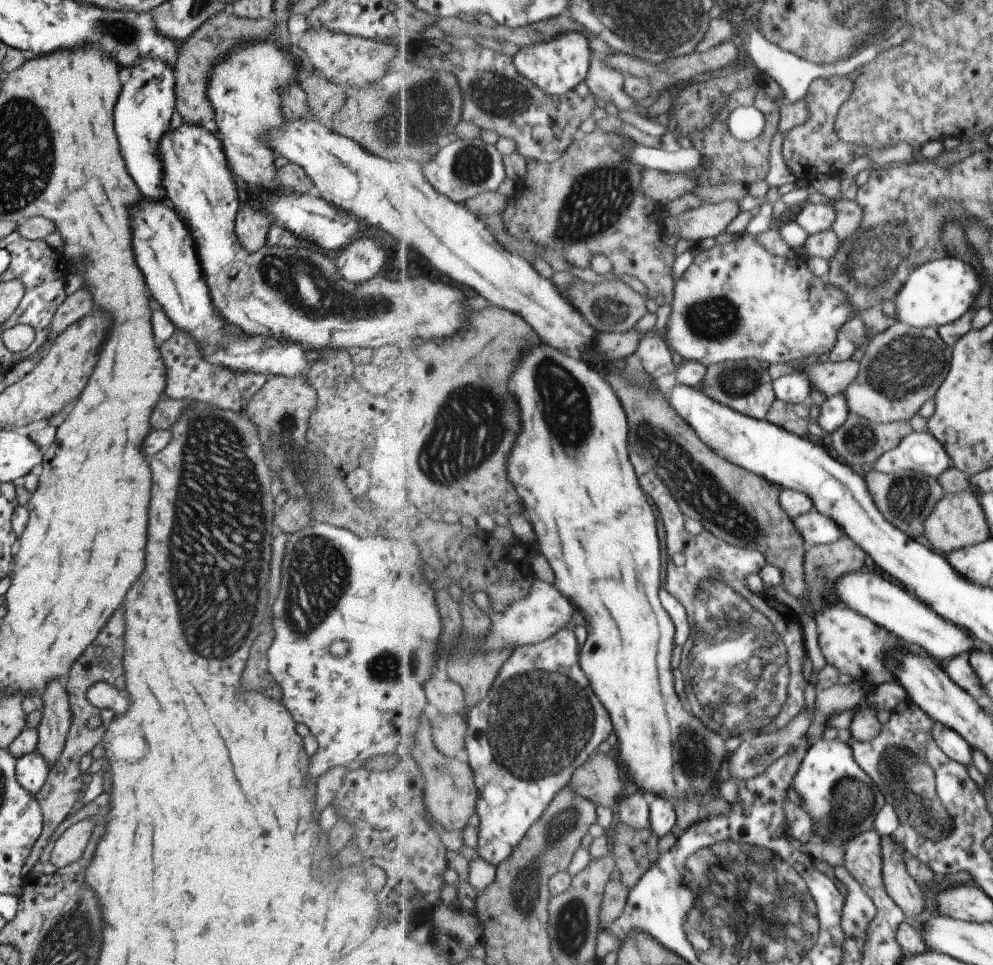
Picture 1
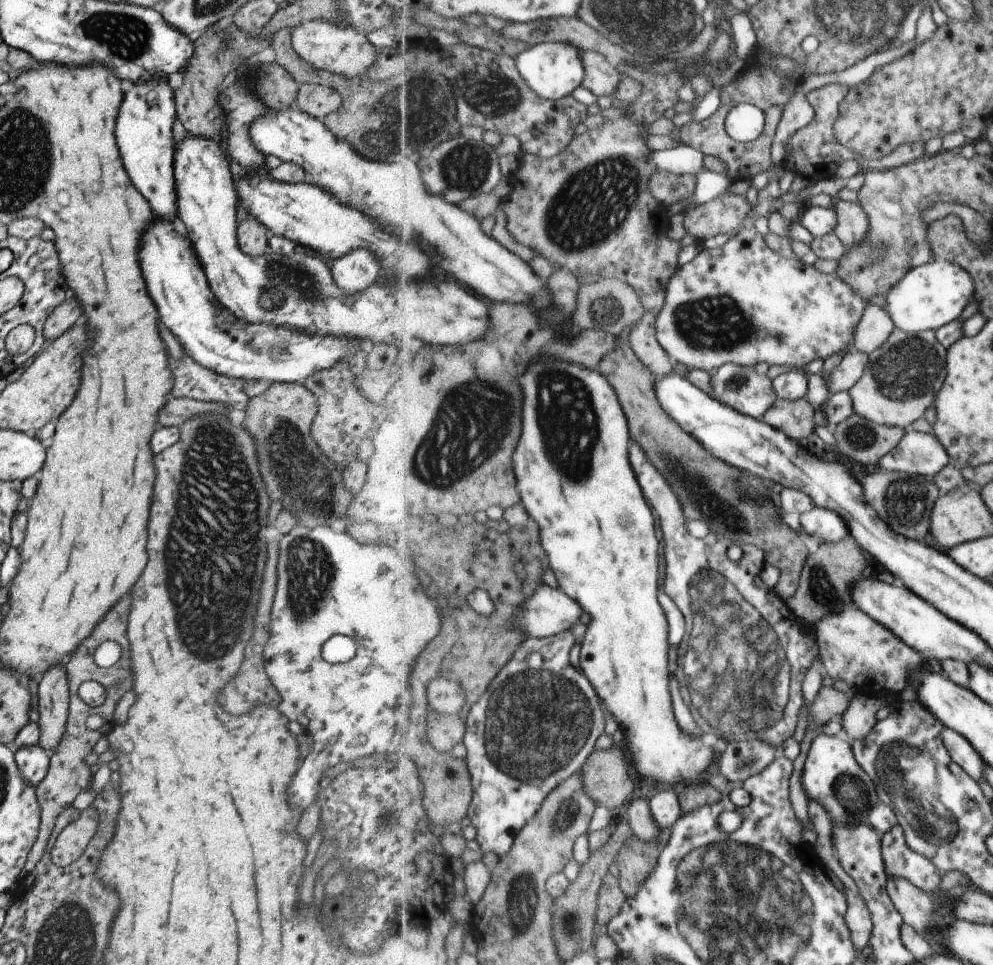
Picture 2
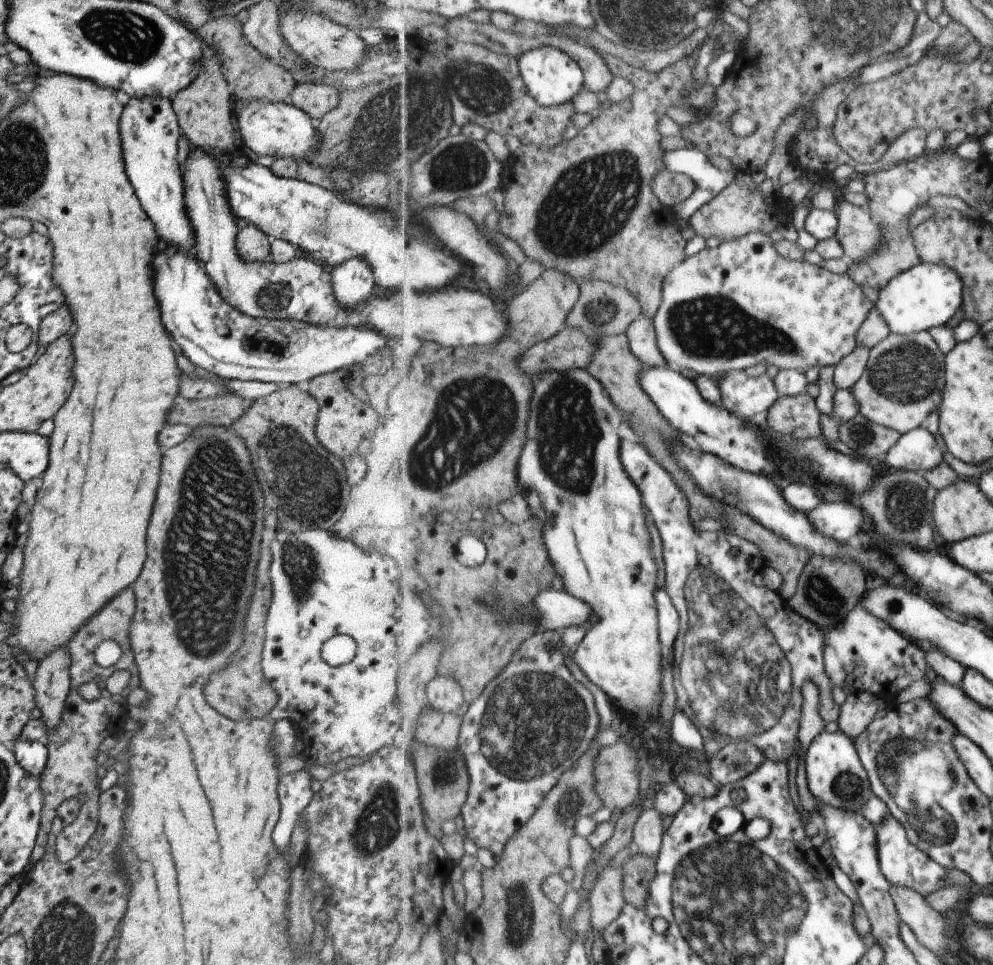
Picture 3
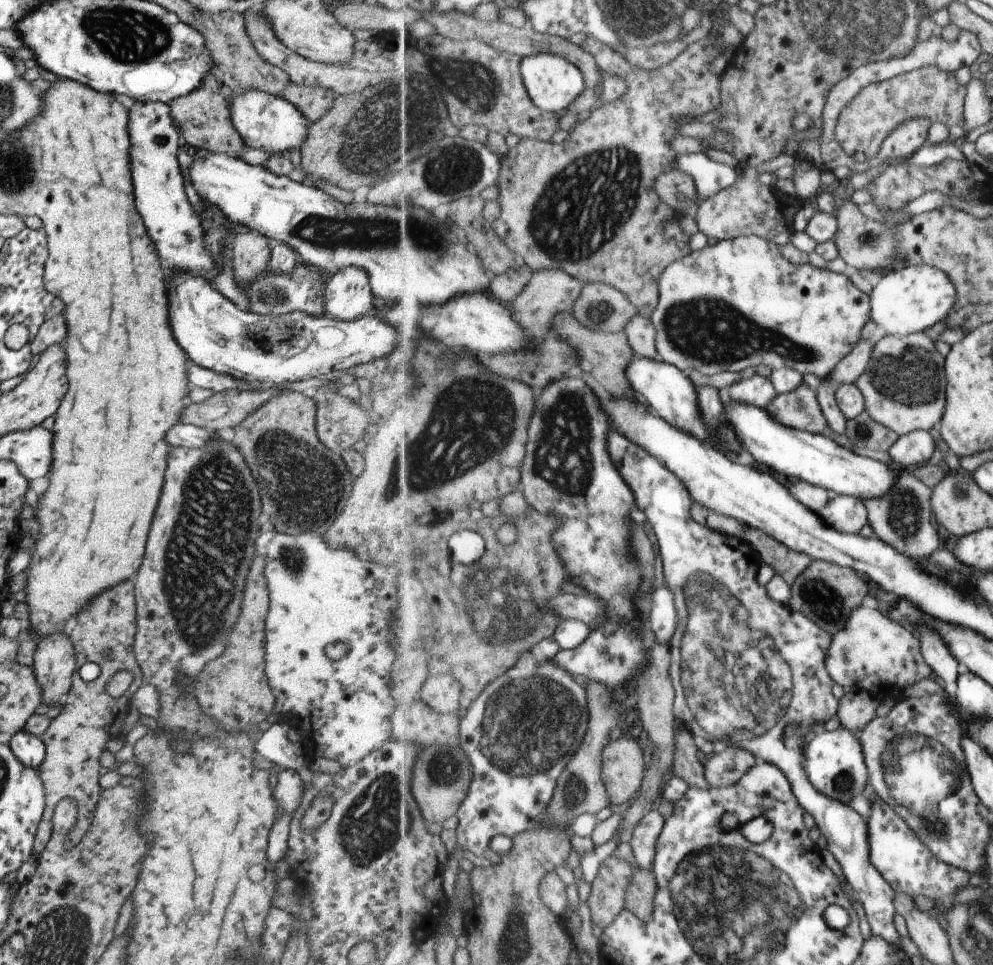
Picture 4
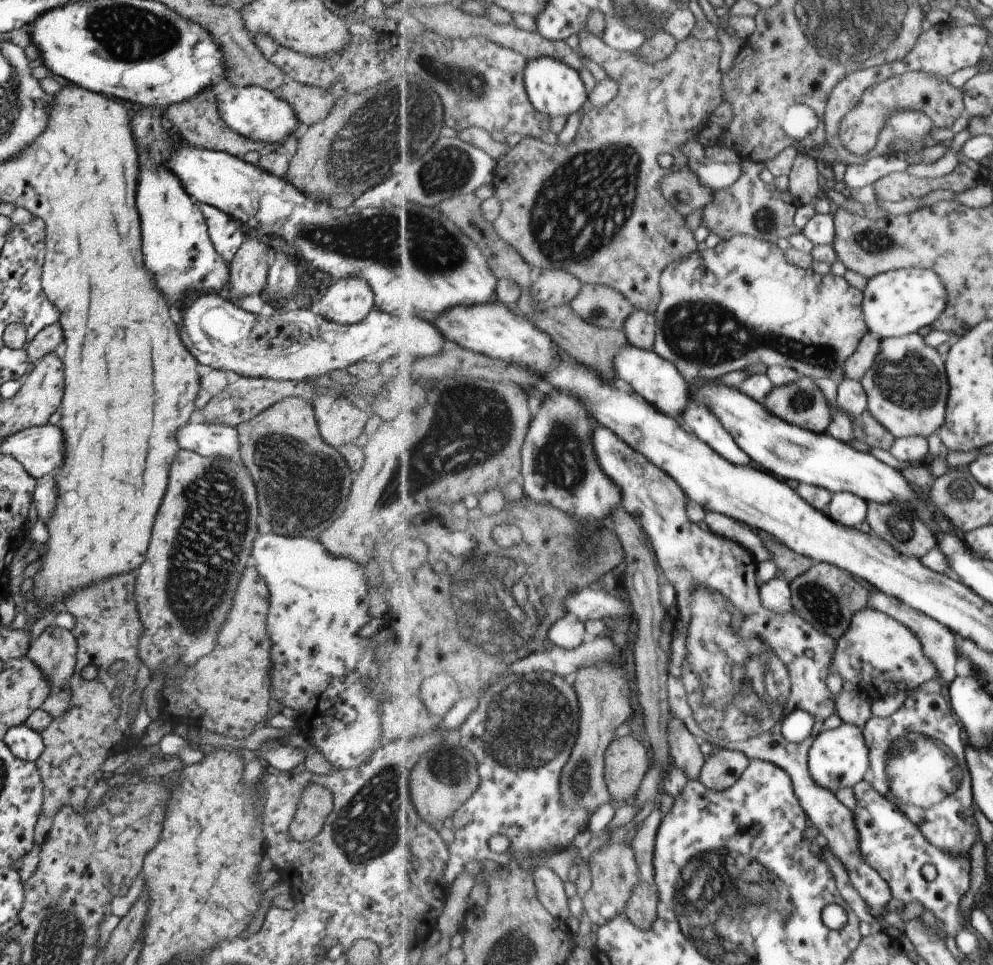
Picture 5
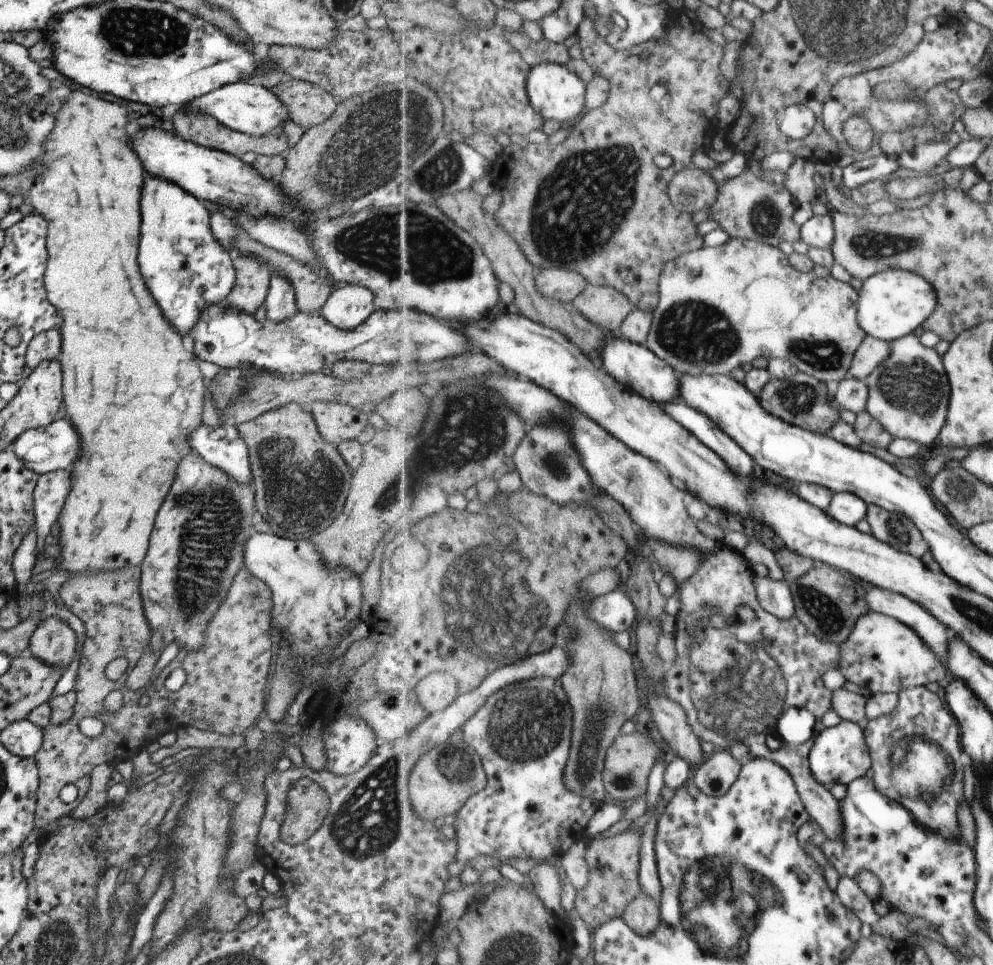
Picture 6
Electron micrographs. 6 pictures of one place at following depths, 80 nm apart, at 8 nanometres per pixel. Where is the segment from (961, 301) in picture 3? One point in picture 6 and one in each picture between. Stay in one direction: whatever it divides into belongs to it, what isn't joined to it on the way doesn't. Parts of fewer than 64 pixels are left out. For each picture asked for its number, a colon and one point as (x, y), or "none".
4: (910, 300)
5: (897, 303)
6: (895, 303)

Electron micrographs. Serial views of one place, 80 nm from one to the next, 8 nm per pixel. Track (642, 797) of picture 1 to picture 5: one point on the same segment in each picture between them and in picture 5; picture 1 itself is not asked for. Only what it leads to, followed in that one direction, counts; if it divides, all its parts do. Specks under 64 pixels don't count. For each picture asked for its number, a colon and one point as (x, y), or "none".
2: (641, 816)
3: (650, 833)
4: (647, 834)
5: (645, 842)

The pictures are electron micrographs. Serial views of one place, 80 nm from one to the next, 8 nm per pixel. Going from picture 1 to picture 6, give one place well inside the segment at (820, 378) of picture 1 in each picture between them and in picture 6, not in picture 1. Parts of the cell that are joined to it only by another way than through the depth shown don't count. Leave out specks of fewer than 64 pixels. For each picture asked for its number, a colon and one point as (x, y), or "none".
2: (852, 369)
3: (849, 372)
4: (848, 372)
5: (857, 367)
6: (874, 351)

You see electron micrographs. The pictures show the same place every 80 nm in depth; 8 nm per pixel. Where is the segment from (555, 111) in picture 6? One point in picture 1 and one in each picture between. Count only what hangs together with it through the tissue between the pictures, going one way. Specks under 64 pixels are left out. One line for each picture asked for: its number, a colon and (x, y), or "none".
1: (558, 67)
2: (556, 70)
3: (554, 76)
4: (554, 81)
5: (557, 89)

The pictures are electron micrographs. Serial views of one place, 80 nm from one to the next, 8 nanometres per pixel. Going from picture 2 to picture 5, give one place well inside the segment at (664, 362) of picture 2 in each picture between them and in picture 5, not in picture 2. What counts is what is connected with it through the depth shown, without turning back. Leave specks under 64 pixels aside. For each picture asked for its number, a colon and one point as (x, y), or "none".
3: (643, 333)
4: (642, 331)
5: (641, 327)

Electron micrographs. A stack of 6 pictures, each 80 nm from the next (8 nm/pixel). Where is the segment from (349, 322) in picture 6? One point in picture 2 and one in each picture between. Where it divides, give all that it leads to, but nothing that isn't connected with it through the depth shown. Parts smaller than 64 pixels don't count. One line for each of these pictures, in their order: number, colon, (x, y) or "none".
2: (353, 272)
3: (352, 281)
4: (348, 296)
5: (346, 301)

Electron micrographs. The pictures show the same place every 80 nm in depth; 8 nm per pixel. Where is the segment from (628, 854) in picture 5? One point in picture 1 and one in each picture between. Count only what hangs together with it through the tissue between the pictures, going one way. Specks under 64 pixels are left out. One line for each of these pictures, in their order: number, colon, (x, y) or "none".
1: (616, 898)
2: (612, 900)
3: (605, 898)
4: (606, 902)

